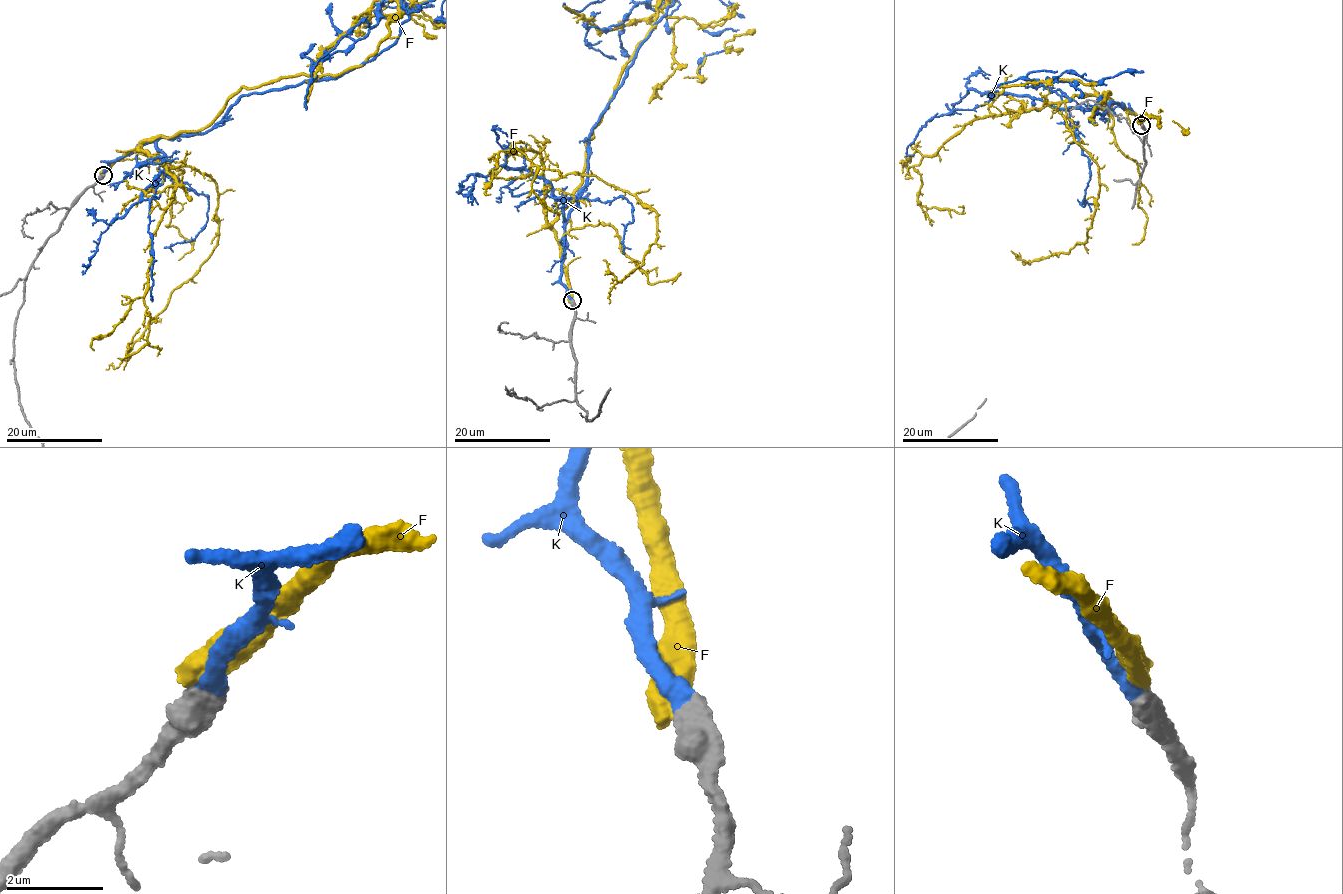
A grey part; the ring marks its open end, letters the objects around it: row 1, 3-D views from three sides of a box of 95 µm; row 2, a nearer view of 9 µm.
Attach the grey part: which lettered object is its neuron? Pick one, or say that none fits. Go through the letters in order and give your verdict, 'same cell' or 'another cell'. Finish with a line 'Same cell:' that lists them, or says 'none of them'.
F: another cell
K: same cell
Same cell: K

